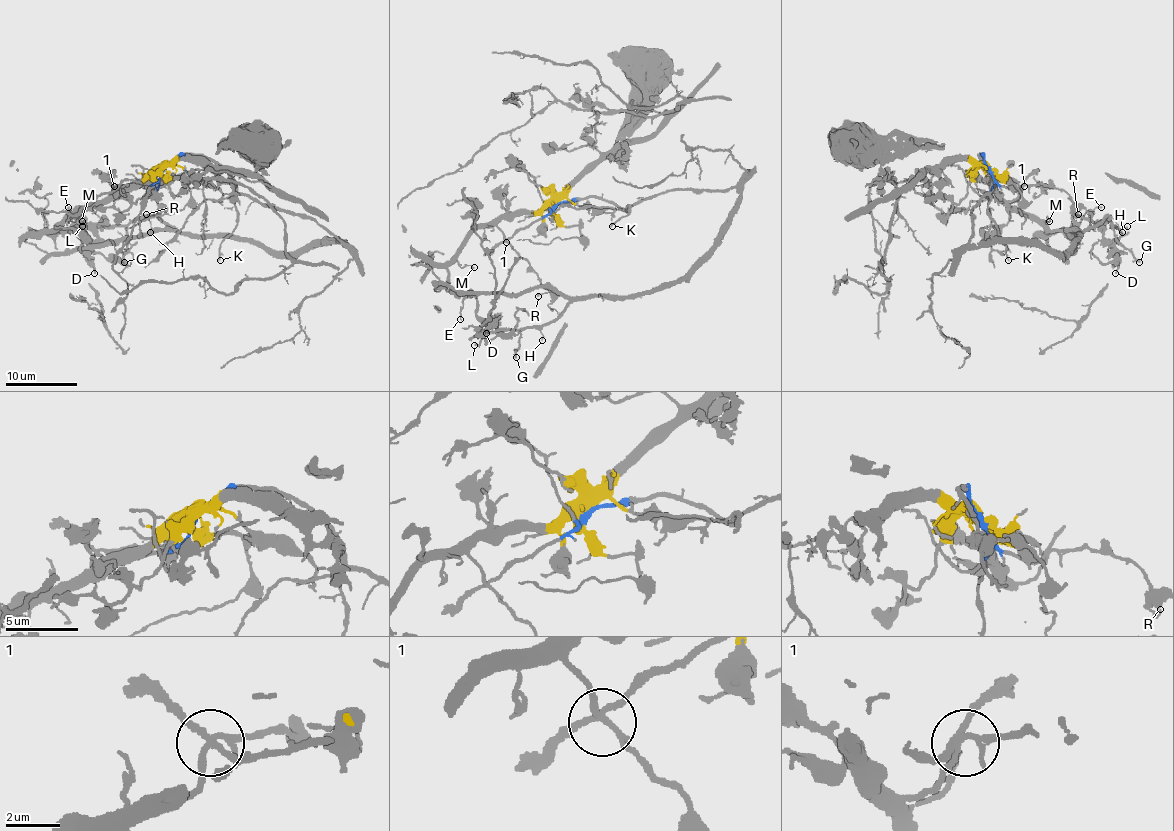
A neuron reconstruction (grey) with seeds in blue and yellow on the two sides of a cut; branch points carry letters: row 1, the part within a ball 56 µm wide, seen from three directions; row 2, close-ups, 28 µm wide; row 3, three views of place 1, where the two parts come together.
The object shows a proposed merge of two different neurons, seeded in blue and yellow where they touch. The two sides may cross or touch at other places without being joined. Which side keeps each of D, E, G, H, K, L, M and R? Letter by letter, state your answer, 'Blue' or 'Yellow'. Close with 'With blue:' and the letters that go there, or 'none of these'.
D: Yellow
E: Yellow
G: Blue
H: Blue
K: Blue
L: Yellow
M: Yellow
R: Yellow
With blue: G, H, K

